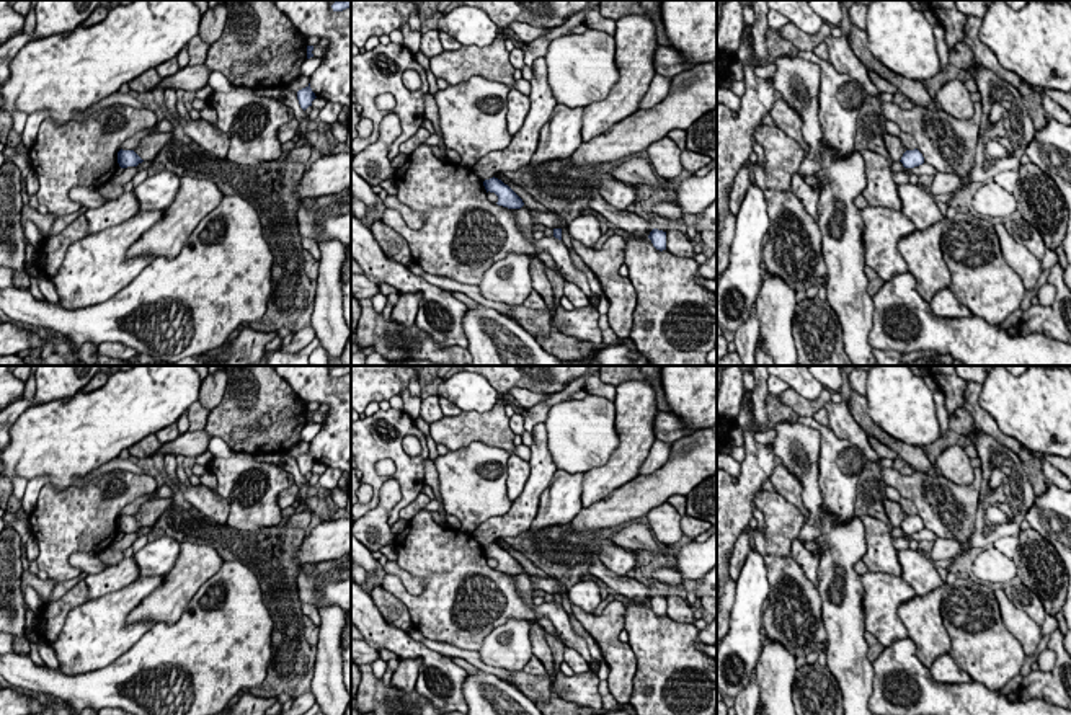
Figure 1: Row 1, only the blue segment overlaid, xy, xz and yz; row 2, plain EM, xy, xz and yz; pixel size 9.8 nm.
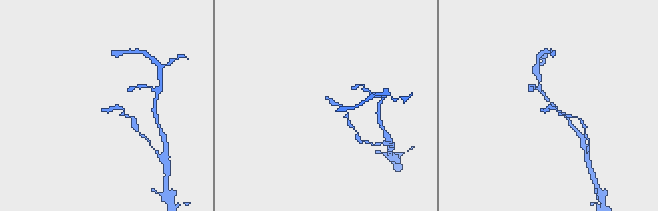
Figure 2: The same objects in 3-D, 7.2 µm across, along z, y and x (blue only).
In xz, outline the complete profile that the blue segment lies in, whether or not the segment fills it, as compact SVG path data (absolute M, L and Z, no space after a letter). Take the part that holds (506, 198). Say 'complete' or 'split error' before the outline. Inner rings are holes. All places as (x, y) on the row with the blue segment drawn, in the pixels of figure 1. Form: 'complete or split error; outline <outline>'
complete; outline M490 178L483 181L483 186L487 193L495 193L498 196L498 206L508 207L508 209L521 209L524 206L522 199L501 180Z

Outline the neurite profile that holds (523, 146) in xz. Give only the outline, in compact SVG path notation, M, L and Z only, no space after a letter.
M537 57L531 69L531 108L524 124L506 149L487 153L470 168L482 181L493 178L496 173L526 167L537 150L540 129L552 118L557 101L549 85L545 57Z

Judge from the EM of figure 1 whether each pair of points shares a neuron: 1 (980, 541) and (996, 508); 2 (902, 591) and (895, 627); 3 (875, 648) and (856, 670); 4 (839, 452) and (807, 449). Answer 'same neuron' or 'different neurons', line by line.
1: same neuron
2: same neuron
3: different neurons
4: different neurons

